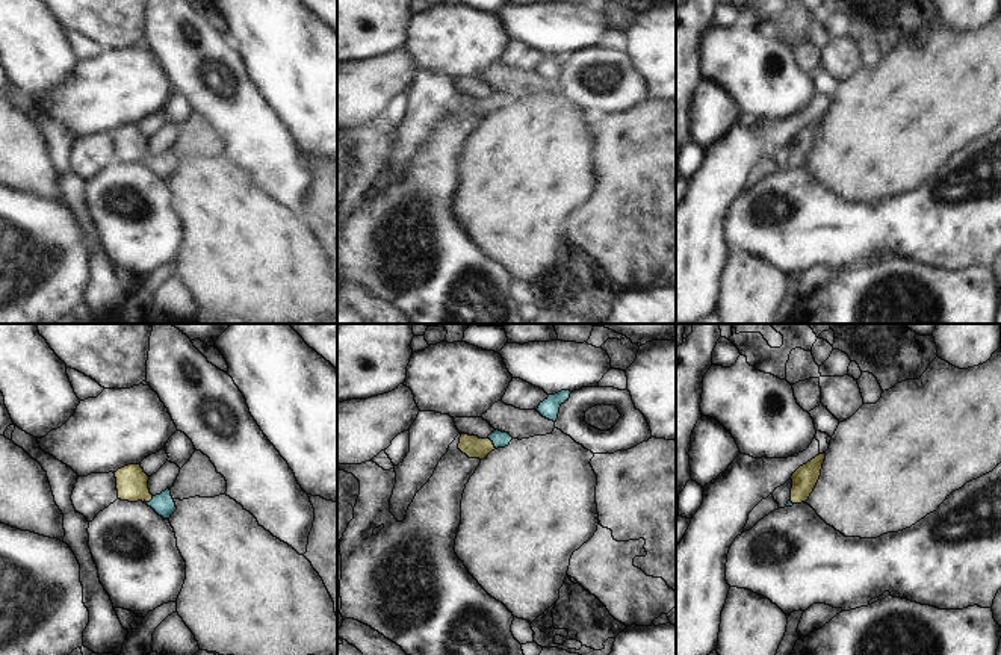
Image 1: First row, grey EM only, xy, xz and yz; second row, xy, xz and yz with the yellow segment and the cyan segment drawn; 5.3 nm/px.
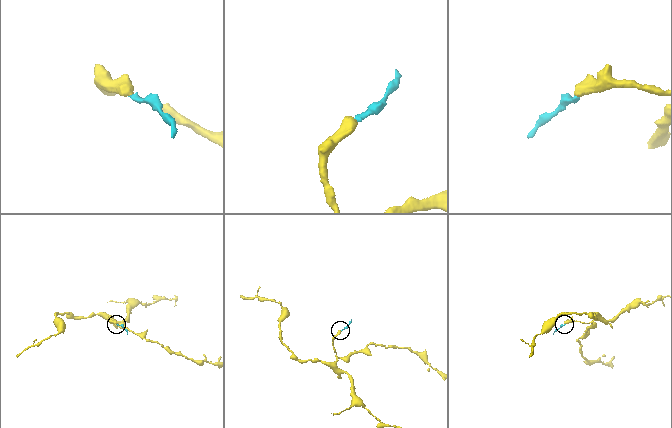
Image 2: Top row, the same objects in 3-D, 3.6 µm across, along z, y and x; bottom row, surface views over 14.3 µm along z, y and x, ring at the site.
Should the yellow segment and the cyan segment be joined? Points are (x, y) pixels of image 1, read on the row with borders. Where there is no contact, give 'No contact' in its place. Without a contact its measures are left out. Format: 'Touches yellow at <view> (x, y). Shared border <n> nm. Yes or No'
Touches yellow at xz (492, 443). Shared border 80 nm. Yes

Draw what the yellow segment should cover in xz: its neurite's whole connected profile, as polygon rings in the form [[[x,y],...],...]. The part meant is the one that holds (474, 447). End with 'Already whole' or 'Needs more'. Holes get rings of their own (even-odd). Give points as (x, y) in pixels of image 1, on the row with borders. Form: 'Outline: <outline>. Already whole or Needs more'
Outline: [[[496,430],[487,439],[478,436],[461,434],[458,449],[469,458],[484,460],[491,451],[505,448],[510,445],[513,437],[508,433]]]. Needs more

